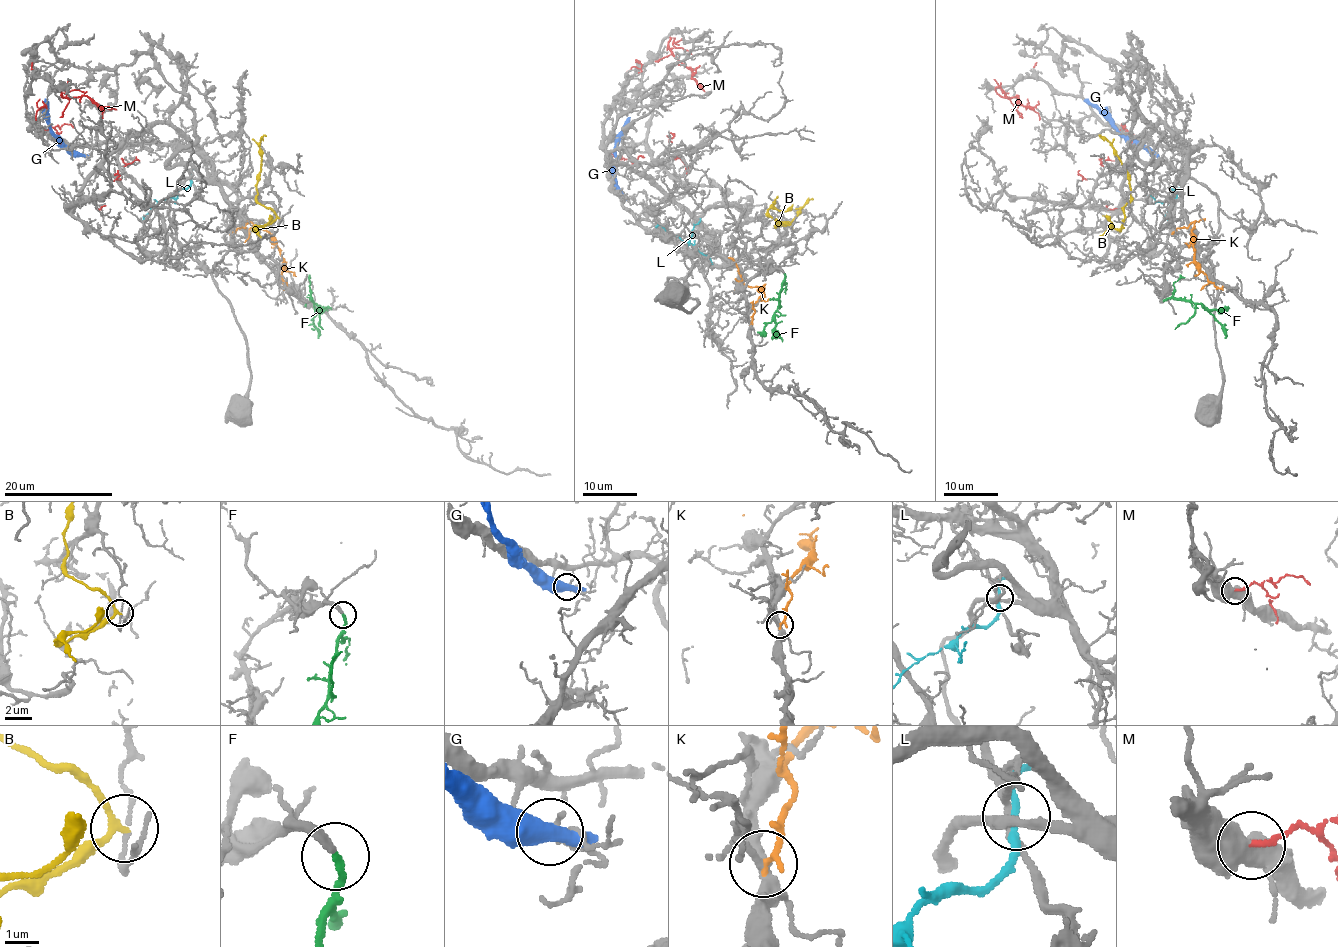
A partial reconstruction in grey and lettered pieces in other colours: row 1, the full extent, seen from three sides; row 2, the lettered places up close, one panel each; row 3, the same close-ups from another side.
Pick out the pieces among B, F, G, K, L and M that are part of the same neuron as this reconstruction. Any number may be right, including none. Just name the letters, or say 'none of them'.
F

